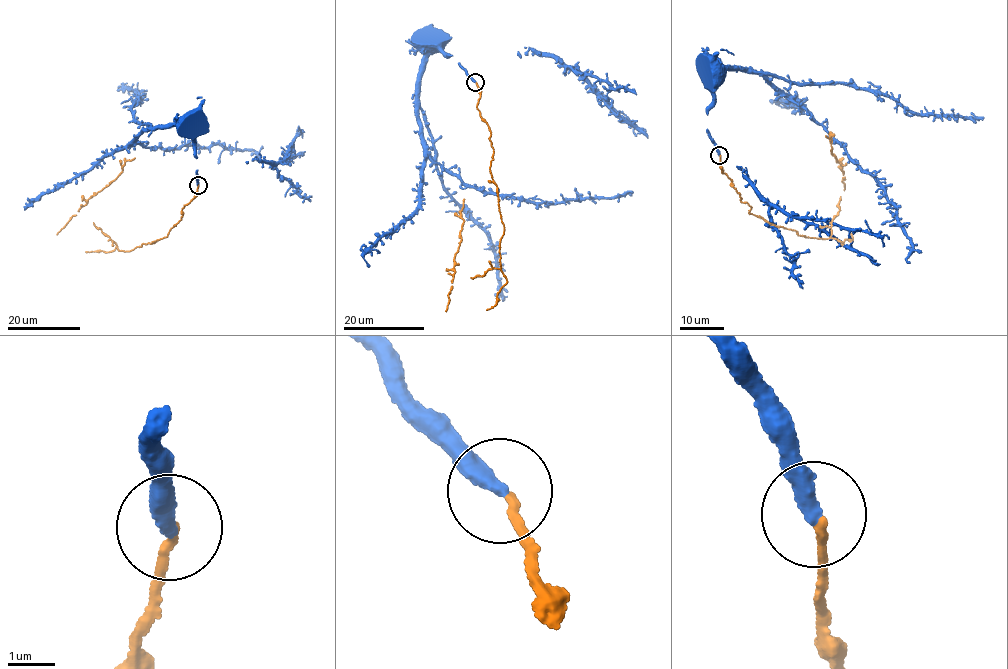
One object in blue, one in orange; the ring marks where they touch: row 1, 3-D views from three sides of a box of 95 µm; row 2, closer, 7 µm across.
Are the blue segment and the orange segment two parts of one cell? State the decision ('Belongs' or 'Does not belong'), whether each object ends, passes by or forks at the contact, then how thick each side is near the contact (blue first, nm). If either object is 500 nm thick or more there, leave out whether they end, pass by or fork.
Does not belong. At the ring blue ends. At the ring orange ends. Thickness 380 nm (blue) against 180 nm

